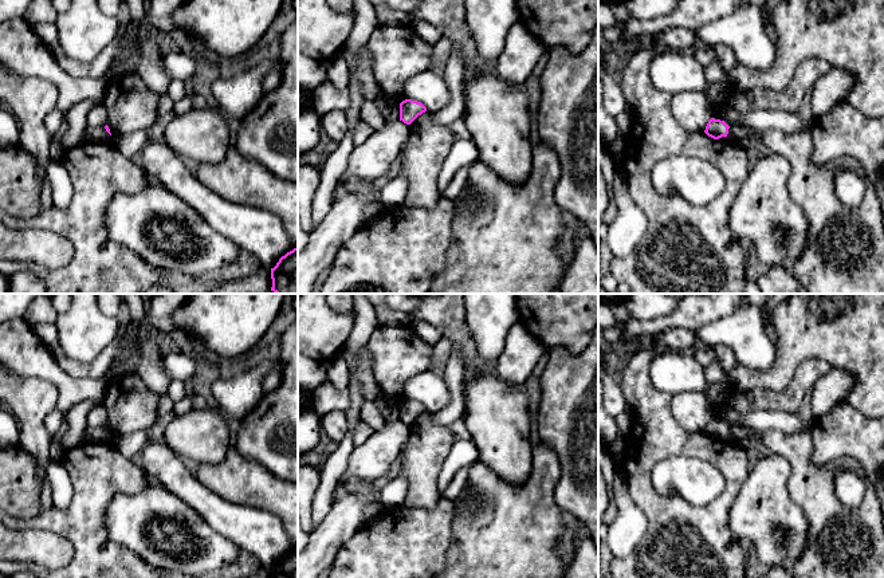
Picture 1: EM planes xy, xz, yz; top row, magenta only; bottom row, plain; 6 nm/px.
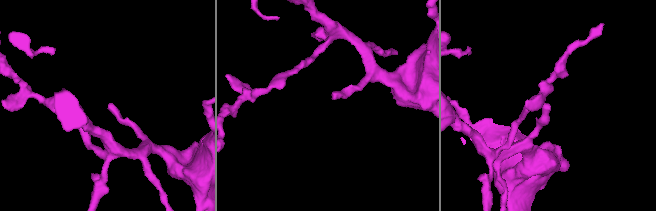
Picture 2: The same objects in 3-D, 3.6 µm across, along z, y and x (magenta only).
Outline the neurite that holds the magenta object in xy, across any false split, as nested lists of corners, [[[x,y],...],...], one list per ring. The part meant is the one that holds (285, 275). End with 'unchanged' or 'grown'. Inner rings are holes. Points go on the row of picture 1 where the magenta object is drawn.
[[[298,248],[279,259],[271,268],[271,279],[275,294],[298,294]]]; unchanged

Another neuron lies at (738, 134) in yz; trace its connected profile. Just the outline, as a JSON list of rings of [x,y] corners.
[[[731,125],[727,138],[744,149],[747,149],[754,142],[750,131],[742,125]]]

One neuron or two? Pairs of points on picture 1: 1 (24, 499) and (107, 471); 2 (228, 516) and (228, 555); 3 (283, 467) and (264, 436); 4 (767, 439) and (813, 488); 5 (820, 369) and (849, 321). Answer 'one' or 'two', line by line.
1: two
2: two
3: one
4: one
5: two

